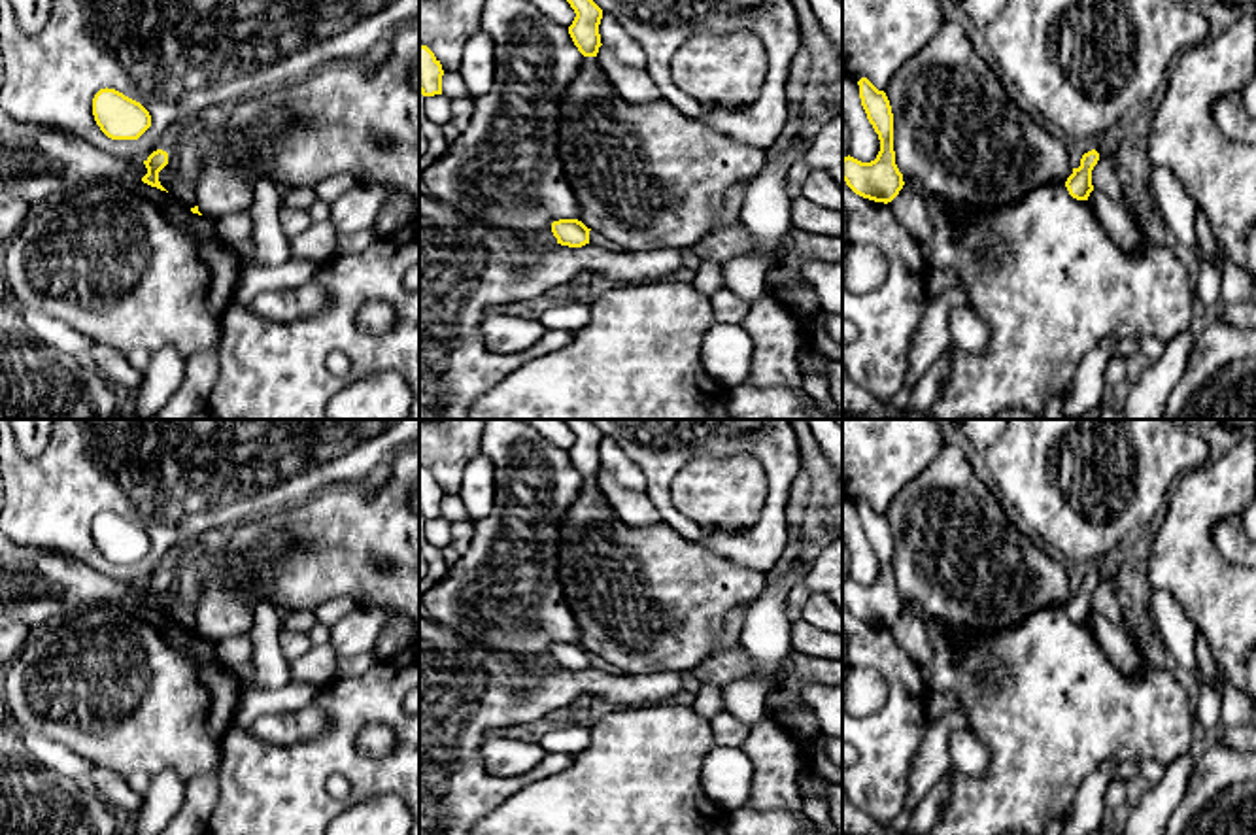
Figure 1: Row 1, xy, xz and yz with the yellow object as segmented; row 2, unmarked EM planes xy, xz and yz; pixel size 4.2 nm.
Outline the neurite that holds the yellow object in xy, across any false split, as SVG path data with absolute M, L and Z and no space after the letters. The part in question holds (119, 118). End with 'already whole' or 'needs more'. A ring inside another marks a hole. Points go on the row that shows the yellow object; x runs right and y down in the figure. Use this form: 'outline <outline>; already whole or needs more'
outline M100 89L93 98L93 115L111 140L138 140L149 127L149 111L115 89Z; already whole

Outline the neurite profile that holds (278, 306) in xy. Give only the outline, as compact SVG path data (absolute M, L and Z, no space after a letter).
M308 281L297 289L264 291L249 304L251 312L272 321L287 323L310 317L321 312L329 302L329 295L315 281Z

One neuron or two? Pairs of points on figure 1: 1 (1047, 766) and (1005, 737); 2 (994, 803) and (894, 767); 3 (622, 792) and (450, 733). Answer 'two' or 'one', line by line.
1: one
2: two
3: one

